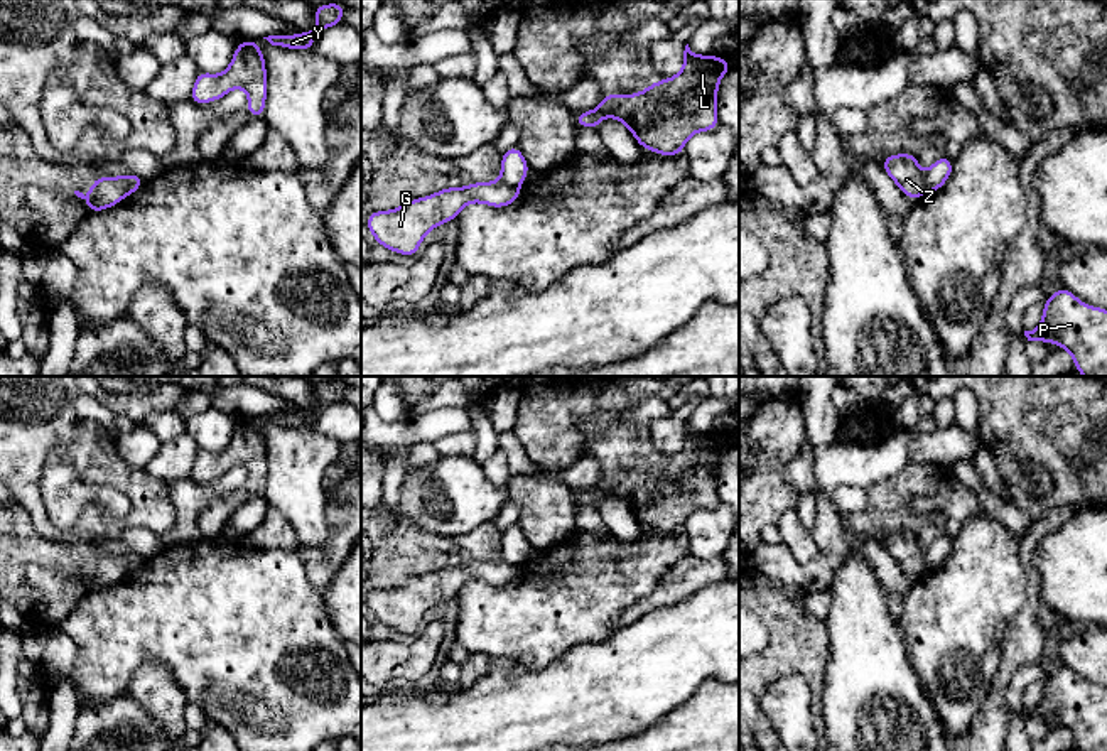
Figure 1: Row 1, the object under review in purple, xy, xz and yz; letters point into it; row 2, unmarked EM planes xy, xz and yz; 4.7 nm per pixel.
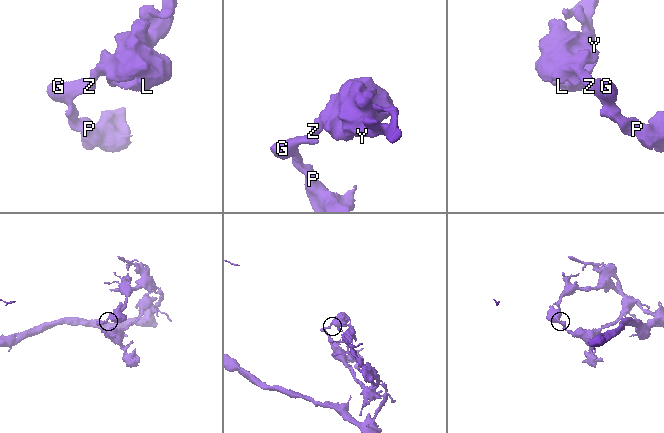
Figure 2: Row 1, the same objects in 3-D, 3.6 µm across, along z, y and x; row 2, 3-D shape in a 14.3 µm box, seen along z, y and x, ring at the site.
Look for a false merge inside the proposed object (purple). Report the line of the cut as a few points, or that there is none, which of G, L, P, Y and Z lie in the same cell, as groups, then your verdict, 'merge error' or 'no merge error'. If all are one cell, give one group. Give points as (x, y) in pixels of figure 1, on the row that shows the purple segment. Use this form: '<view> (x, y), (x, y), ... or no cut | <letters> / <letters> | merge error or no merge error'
xy (129, 174), (125, 193) | G P / L Y Z | merge error

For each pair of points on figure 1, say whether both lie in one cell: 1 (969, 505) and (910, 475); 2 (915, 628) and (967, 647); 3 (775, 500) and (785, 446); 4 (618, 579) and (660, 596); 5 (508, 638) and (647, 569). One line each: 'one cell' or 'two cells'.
1: two cells
2: one cell
3: one cell
4: two cells
5: one cell

